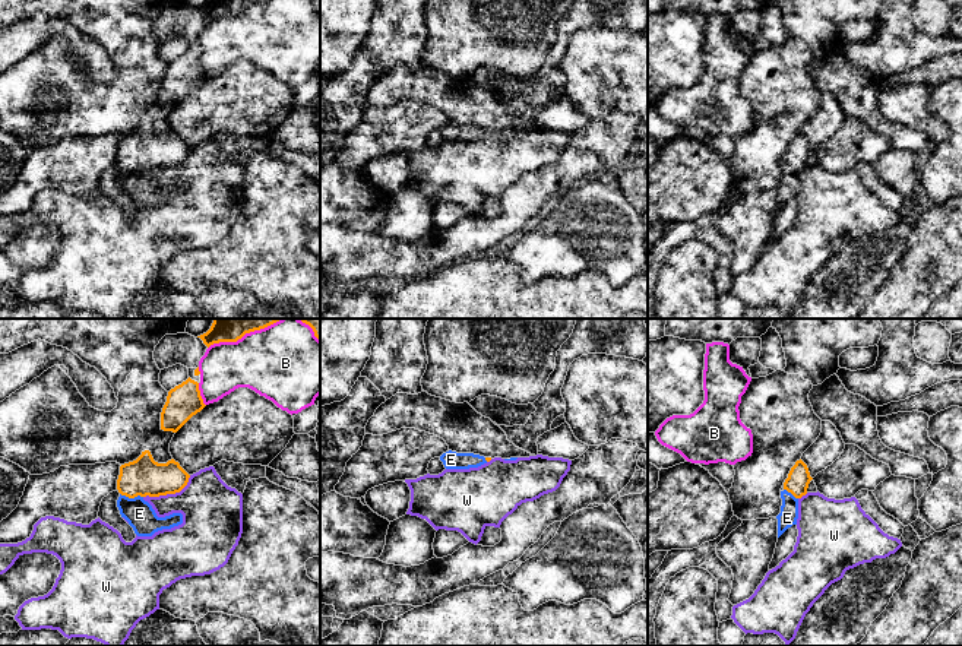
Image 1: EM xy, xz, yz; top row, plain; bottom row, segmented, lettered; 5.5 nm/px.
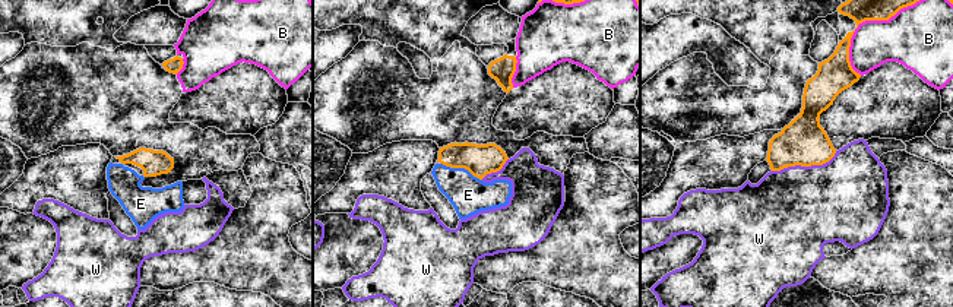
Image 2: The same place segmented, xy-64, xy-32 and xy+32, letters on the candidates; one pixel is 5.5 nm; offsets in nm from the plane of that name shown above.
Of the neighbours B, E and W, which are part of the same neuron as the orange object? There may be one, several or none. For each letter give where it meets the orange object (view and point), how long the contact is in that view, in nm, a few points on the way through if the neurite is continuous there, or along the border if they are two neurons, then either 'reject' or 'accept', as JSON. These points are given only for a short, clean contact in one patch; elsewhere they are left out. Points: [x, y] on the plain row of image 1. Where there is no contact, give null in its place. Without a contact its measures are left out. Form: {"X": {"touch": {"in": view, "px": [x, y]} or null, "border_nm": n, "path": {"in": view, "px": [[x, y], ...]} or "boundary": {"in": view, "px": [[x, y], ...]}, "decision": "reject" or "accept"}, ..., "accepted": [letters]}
{"B": {"touch": {"in": "xy", "px": [199, 67]}, "border_nm": 130, "decision": "reject"}, "E": {"touch": {"in": "xy", "px": [132, 170]}, "border_nm": 130, "path": {"in": "xy", "px": [[144, 149], [132, 161], [132, 170], [132, 179], [139, 186]]}, "decision": "accept"}, "W": {"touch": {"in": "xy", "px": [168, 165]}, "border_nm": 300, "boundary": {"in": "xy", "px": [[190, 148], [189, 154], [179, 164], [144, 170]]}, "decision": "reject"}, "accepted": ["E"]}

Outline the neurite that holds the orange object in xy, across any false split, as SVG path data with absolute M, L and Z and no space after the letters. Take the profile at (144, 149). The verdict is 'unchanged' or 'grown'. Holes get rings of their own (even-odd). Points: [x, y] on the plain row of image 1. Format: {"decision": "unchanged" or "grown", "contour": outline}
{"decision": "grown", "contour": "M149 123L142 124L136 133L120 139L117 180L121 190L129 194L137 209L152 209L158 203L181 197L181 186L158 190L143 171L180 165L189 151L190 148L174 132L158 136Z"}

